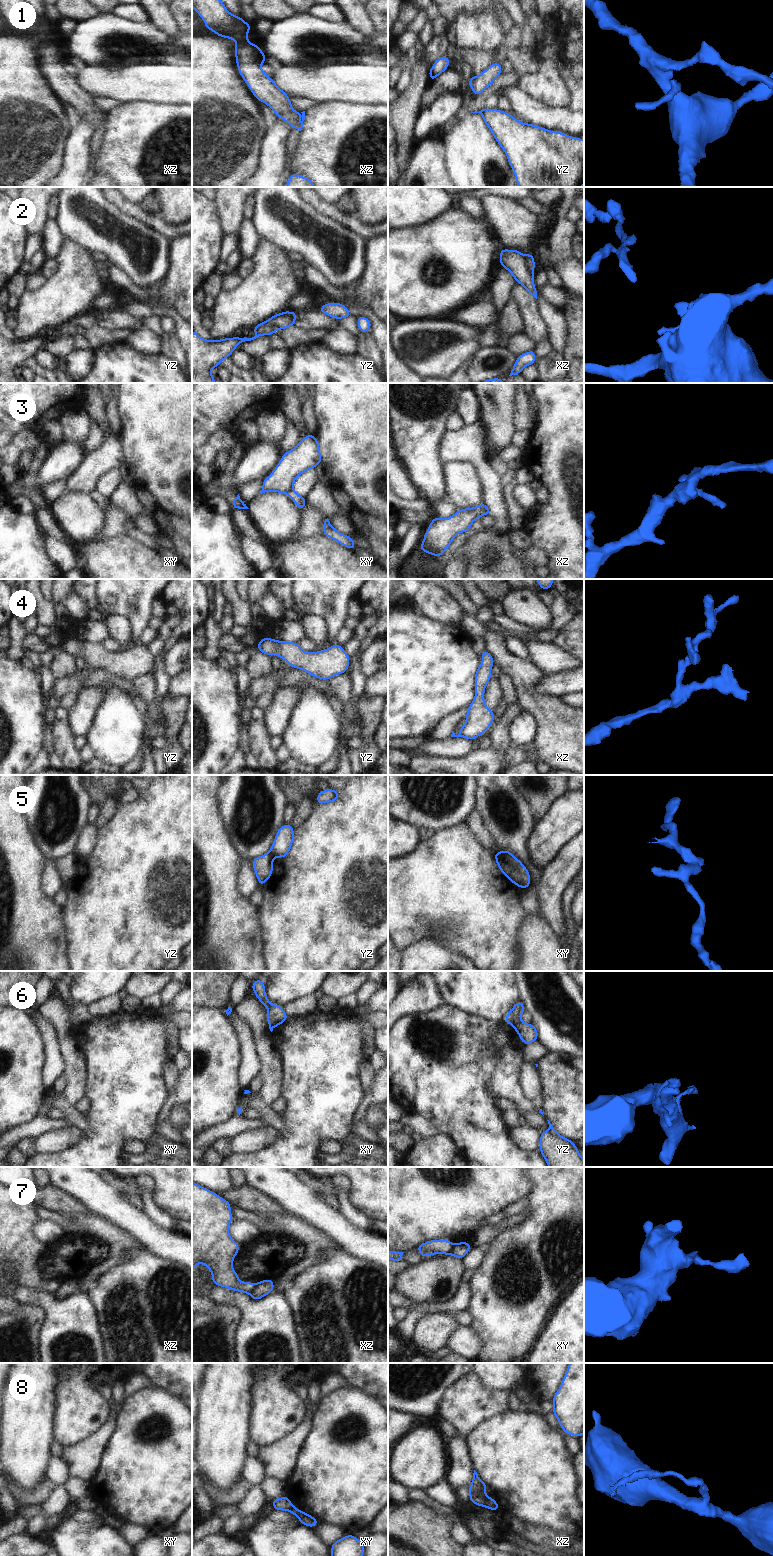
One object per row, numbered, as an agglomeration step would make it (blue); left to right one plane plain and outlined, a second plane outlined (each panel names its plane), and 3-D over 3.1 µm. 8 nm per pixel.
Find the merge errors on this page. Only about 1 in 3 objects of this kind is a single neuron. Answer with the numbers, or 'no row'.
1, 2, 3, 5, 6, 7, 8

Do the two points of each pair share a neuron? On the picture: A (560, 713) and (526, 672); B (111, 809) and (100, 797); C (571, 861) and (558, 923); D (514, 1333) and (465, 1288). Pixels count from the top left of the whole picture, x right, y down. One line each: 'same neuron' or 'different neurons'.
A: same neuron
B: different neurons
C: same neuron
D: different neurons

